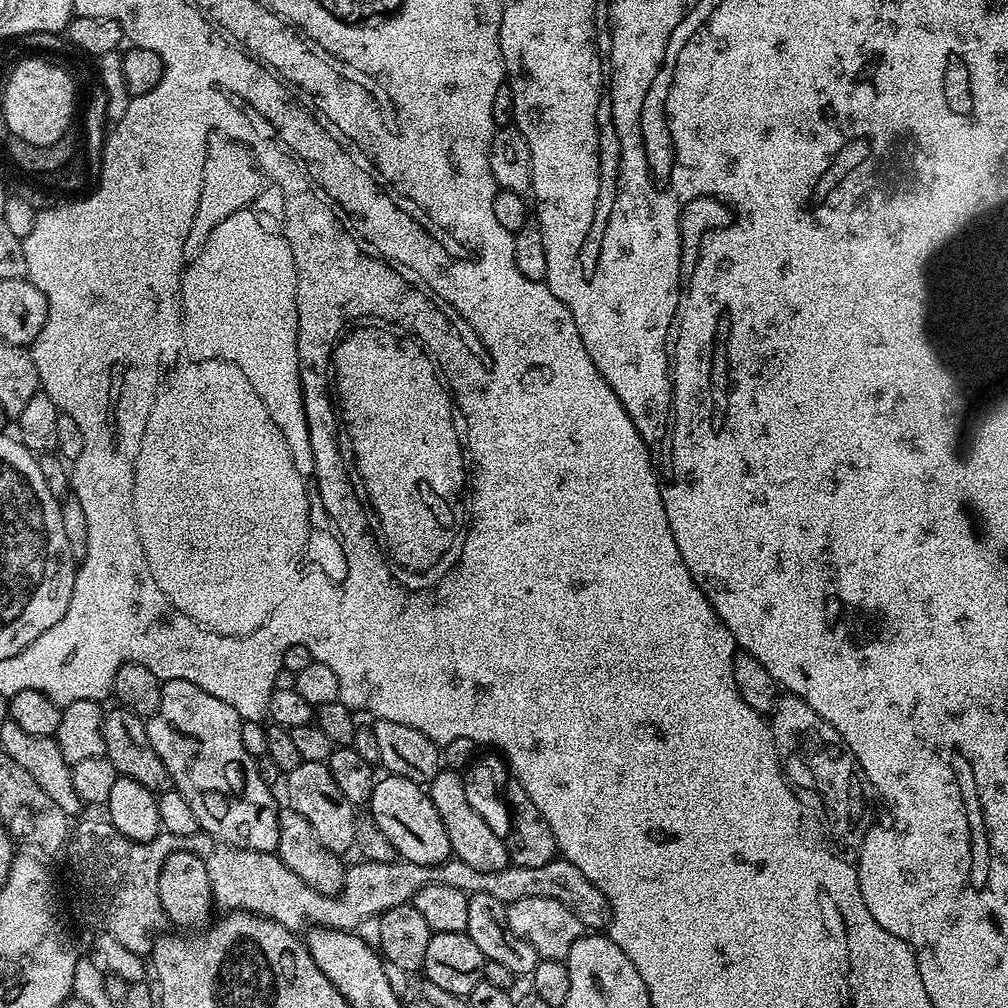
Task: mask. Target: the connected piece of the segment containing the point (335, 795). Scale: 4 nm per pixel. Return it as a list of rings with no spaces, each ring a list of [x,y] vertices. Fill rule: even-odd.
[[[301,760],[298,770],[290,770],[286,774],[286,784],[287,780],[287,807],[293,808],[302,814],[302,818],[306,818],[306,822],[310,822],[314,834],[318,834],[318,842],[322,842],[326,850],[337,854],[351,853],[354,848],[354,822],[358,812],[346,794],[338,790],[338,782],[334,782],[334,774],[330,774],[327,763]]]

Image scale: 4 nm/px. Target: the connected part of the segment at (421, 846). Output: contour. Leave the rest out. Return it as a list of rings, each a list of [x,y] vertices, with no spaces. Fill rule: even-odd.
[[[381,775],[372,791],[370,815],[374,818],[374,822],[378,822],[382,834],[390,838],[397,857],[401,860],[434,865],[443,864],[452,856],[446,826],[442,826],[442,818],[438,818],[438,810],[434,810],[434,802],[421,785],[406,778]]]

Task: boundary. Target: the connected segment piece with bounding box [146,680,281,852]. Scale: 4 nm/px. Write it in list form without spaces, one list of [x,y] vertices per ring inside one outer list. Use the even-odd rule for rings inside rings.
[[[165,680],[160,686],[158,710],[146,723],[150,746],[166,762],[173,789],[190,802],[201,829],[236,848],[275,852],[281,805],[272,797],[270,785],[262,782],[256,760],[242,746],[238,710],[206,690],[198,690],[194,682]]]

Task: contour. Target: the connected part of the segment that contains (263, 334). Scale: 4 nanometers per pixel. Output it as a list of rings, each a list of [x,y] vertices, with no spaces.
[[[246,207],[238,210],[234,214],[230,214],[230,218],[222,218],[222,222],[218,222],[218,226],[214,226],[214,230],[210,230],[210,234],[206,238],[206,242],[202,246],[199,254],[191,257],[187,261],[178,285],[178,306],[184,315],[180,323],[182,352],[183,355],[188,355],[187,359],[192,362],[198,360],[225,360],[234,366],[238,366],[238,370],[242,370],[242,374],[246,374],[246,378],[250,378],[250,386],[254,386],[258,398],[262,398],[262,402],[266,402],[266,406],[270,410],[270,418],[274,418],[274,426],[278,426],[278,430],[282,430],[282,438],[286,438],[286,446],[290,446],[290,458],[294,458],[294,470],[298,470],[298,474],[308,478],[311,477],[312,471],[317,471],[318,466],[314,462],[314,454],[317,449],[312,445],[314,430],[306,422],[304,391],[302,390],[302,382],[300,381],[300,363],[298,362],[296,254],[290,250],[290,242],[288,241],[287,235],[280,233],[279,236],[278,233],[271,232],[259,219],[264,221],[251,207]]]

